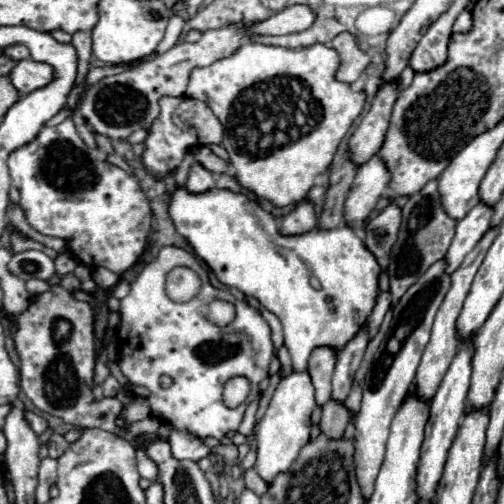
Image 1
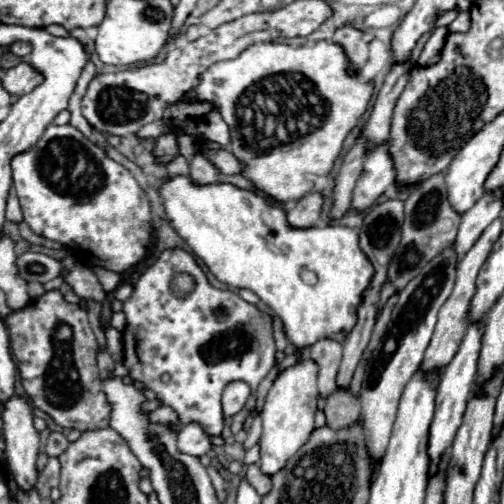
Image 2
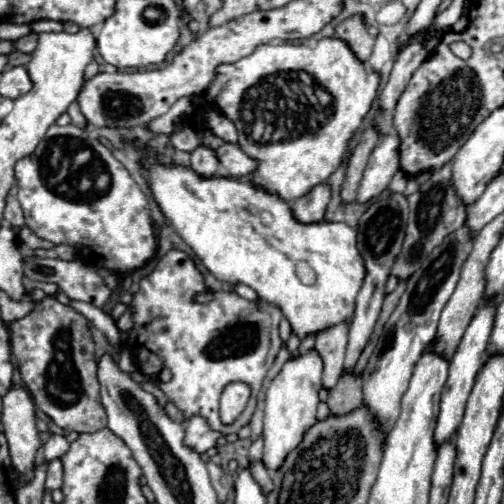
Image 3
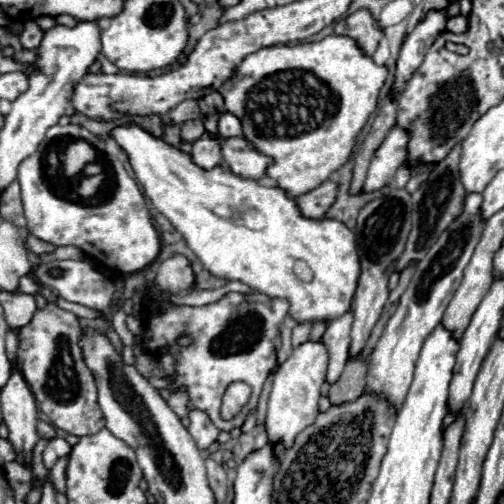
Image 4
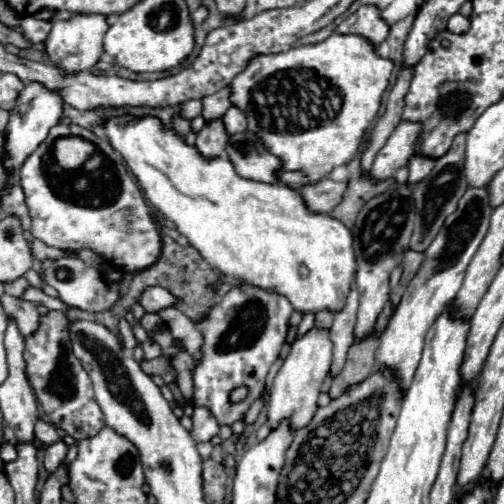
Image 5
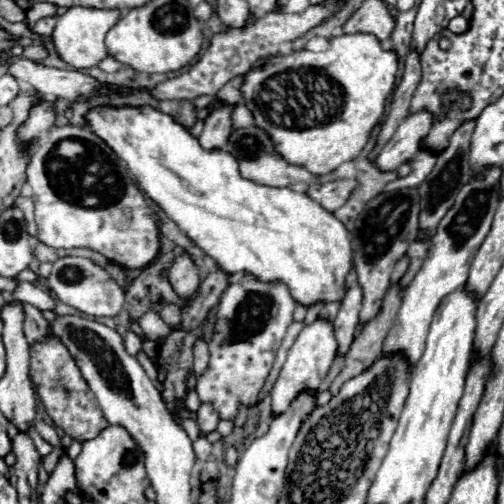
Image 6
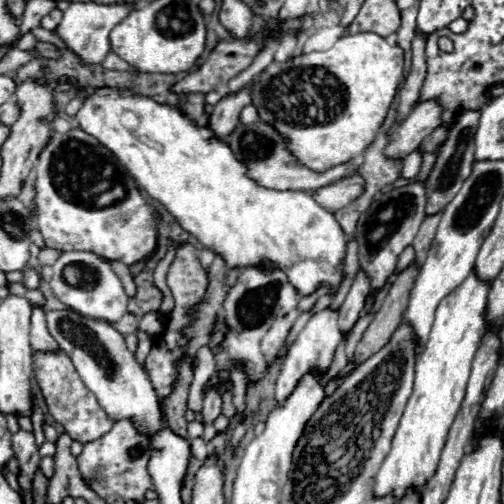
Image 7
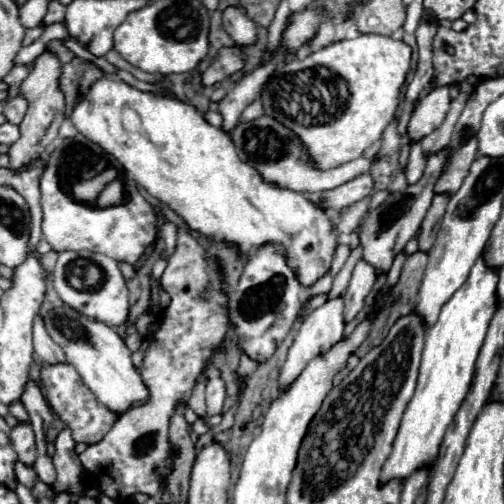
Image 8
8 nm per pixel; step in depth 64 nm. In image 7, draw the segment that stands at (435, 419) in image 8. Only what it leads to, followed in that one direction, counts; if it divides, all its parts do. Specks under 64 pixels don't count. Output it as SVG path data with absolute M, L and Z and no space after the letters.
M472 270L464 284L460 284L460 288L440 302L432 332L426 346L422 348L422 358L416 360L414 392L392 440L392 450L376 476L374 496L394 494L400 500L410 486L422 490L424 484L434 476L448 428L464 400L474 354L488 328L486 306L490 286L492 282L480 280Z

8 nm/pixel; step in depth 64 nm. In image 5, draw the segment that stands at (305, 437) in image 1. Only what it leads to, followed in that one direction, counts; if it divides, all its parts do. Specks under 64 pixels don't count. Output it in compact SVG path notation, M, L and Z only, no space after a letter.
M312 328L310 332L306 332L300 340L296 340L290 348L290 354L286 356L278 376L274 378L272 390L270 390L270 402L268 402L268 422L272 428L278 426L280 420L288 418L290 426L294 430L304 428L314 412L316 412L316 400L320 394L320 386L322 380L326 378L326 374L330 372L330 364L332 364L332 340L328 336L328 330L324 328Z

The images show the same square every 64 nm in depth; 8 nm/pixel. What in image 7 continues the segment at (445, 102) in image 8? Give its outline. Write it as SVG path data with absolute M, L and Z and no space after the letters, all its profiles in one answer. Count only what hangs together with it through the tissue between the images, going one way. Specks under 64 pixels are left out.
M440 100L418 102L404 120L404 124L398 128L390 146L386 148L386 156L404 158L412 150L418 150L420 142L442 124L442 112L444 106L440 104Z

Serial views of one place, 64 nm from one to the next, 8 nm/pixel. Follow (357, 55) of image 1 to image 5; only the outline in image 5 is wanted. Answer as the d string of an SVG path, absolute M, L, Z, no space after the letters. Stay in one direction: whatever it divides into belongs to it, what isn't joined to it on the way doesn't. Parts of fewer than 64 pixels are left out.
M366 4L366 6L360 6L358 12L350 14L338 26L338 32L340 34L358 34L358 36L364 36L374 46L378 46L382 40L388 38L390 26L382 18L382 10L380 8L376 8L374 4Z

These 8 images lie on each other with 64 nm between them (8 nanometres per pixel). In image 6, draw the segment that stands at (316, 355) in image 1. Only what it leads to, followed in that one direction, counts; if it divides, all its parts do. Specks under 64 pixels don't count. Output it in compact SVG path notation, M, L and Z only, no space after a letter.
M350 288L342 300L340 312L334 320L334 330L336 330L336 340L338 340L338 352L346 354L350 344L352 344L352 336L354 336L354 328L360 322L360 308L362 308L362 288Z

